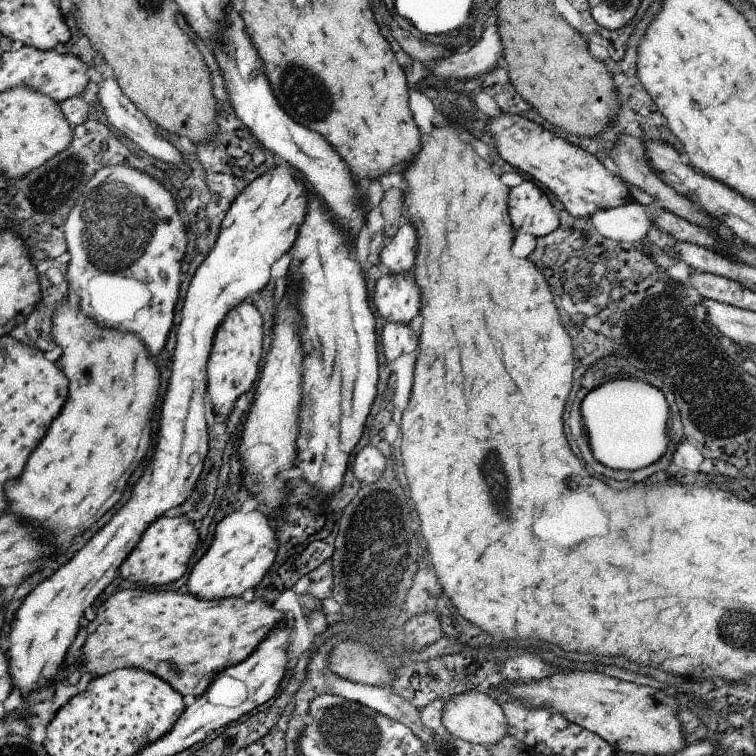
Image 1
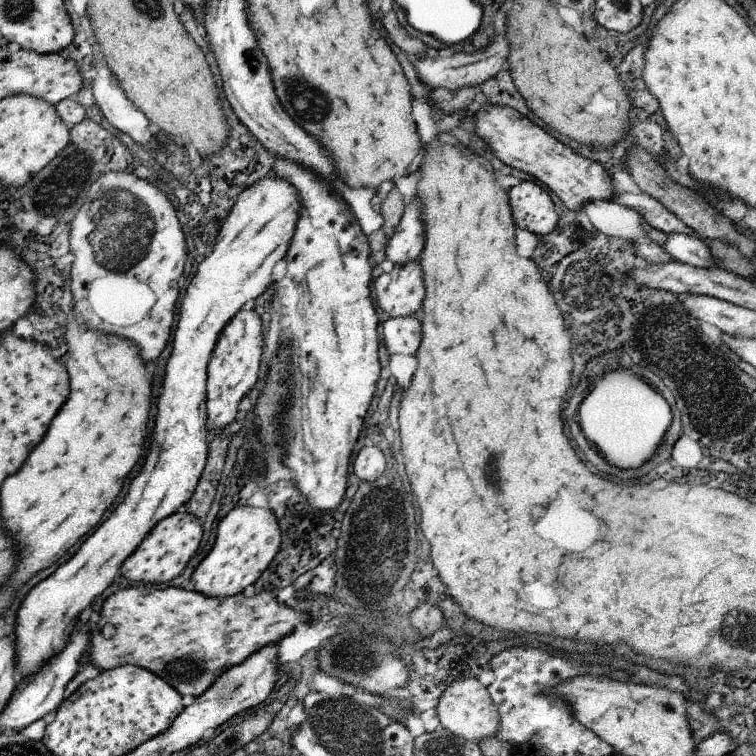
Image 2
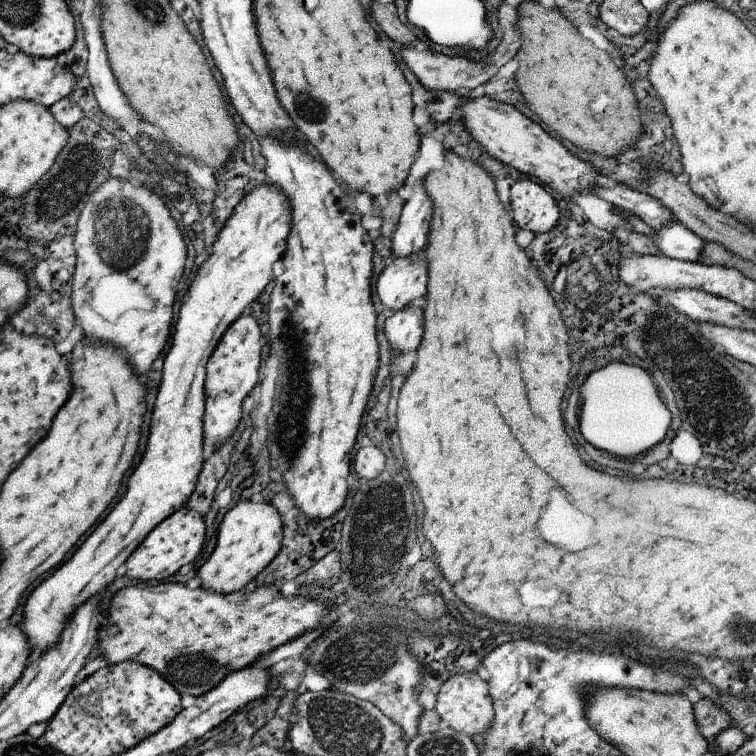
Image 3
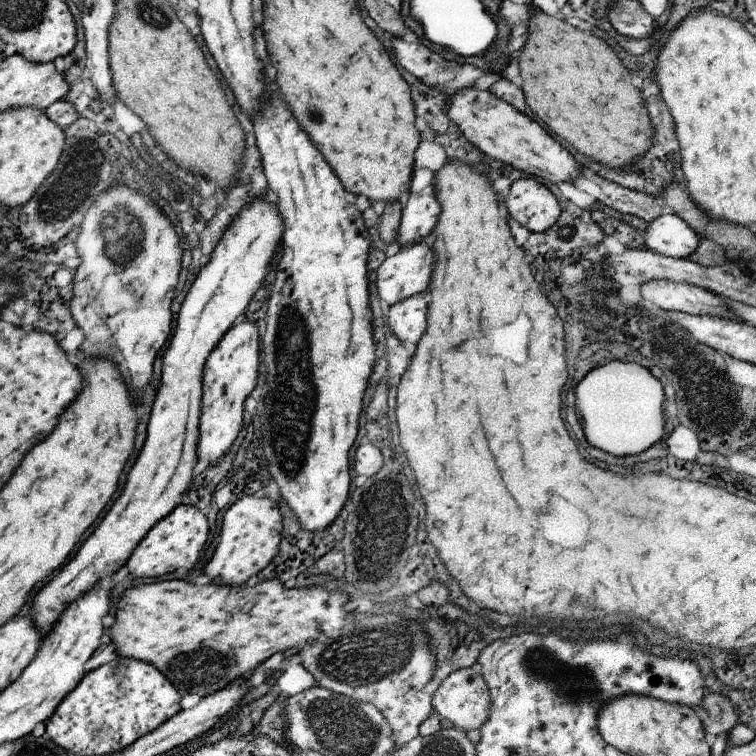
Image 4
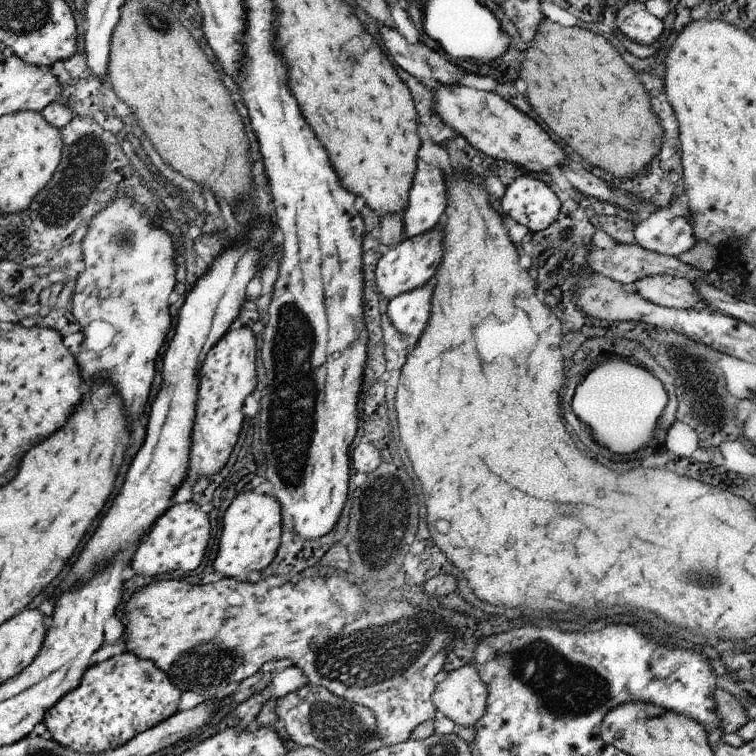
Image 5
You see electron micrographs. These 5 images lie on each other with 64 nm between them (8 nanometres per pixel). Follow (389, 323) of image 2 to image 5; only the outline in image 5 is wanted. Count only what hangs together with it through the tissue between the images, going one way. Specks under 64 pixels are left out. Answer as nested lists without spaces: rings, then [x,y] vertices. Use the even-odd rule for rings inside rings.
[[[423,286],[407,294],[399,294],[387,304],[387,316],[391,324],[397,332],[403,334],[407,342],[411,342],[409,338],[419,338],[419,334],[423,332],[431,308],[429,298],[431,290]]]

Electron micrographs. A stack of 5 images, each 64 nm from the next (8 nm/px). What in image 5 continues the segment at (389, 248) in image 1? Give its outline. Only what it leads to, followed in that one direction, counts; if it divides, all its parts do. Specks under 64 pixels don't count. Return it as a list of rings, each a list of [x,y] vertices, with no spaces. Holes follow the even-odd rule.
[[[419,162],[417,176],[413,178],[413,186],[409,190],[409,202],[403,210],[403,240],[417,238],[429,232],[447,208],[443,172]]]

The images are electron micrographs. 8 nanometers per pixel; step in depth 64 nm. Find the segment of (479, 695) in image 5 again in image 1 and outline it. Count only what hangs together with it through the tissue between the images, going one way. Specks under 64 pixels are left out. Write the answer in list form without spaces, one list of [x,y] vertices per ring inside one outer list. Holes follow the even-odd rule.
[[[459,686],[457,694],[451,696],[451,700],[445,704],[443,712],[443,730],[453,734],[455,738],[461,738],[463,742],[469,744],[479,744],[479,746],[495,746],[509,734],[509,724],[505,720],[503,708],[493,700],[491,694],[477,692],[477,690],[465,690]]]

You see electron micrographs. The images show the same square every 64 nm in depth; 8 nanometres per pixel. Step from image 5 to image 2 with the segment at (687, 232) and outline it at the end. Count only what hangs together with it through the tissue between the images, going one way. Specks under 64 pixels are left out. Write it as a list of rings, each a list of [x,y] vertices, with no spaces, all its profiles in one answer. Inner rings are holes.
[[[683,234],[669,236],[669,240],[663,244],[663,256],[703,270],[709,270],[713,264],[717,264],[715,258],[711,258],[705,242],[701,242],[695,236],[683,236]]]

